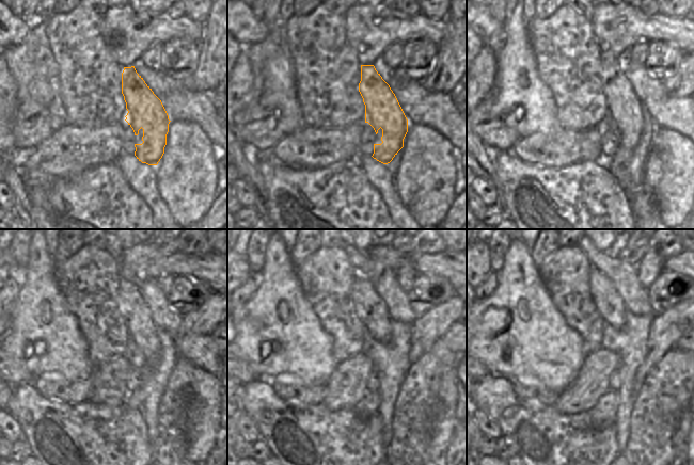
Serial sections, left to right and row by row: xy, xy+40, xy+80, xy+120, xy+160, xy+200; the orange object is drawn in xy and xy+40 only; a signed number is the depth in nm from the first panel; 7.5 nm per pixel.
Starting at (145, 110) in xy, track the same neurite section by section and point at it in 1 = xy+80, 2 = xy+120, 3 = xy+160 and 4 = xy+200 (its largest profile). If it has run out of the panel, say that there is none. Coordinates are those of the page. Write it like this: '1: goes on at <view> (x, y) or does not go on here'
1: goes on at xy+80 (625, 109)
2: goes on at xy+120 (131, 306)
3: goes on at xy+160 (371, 308)
4: goes on at xy+200 (608, 301)

